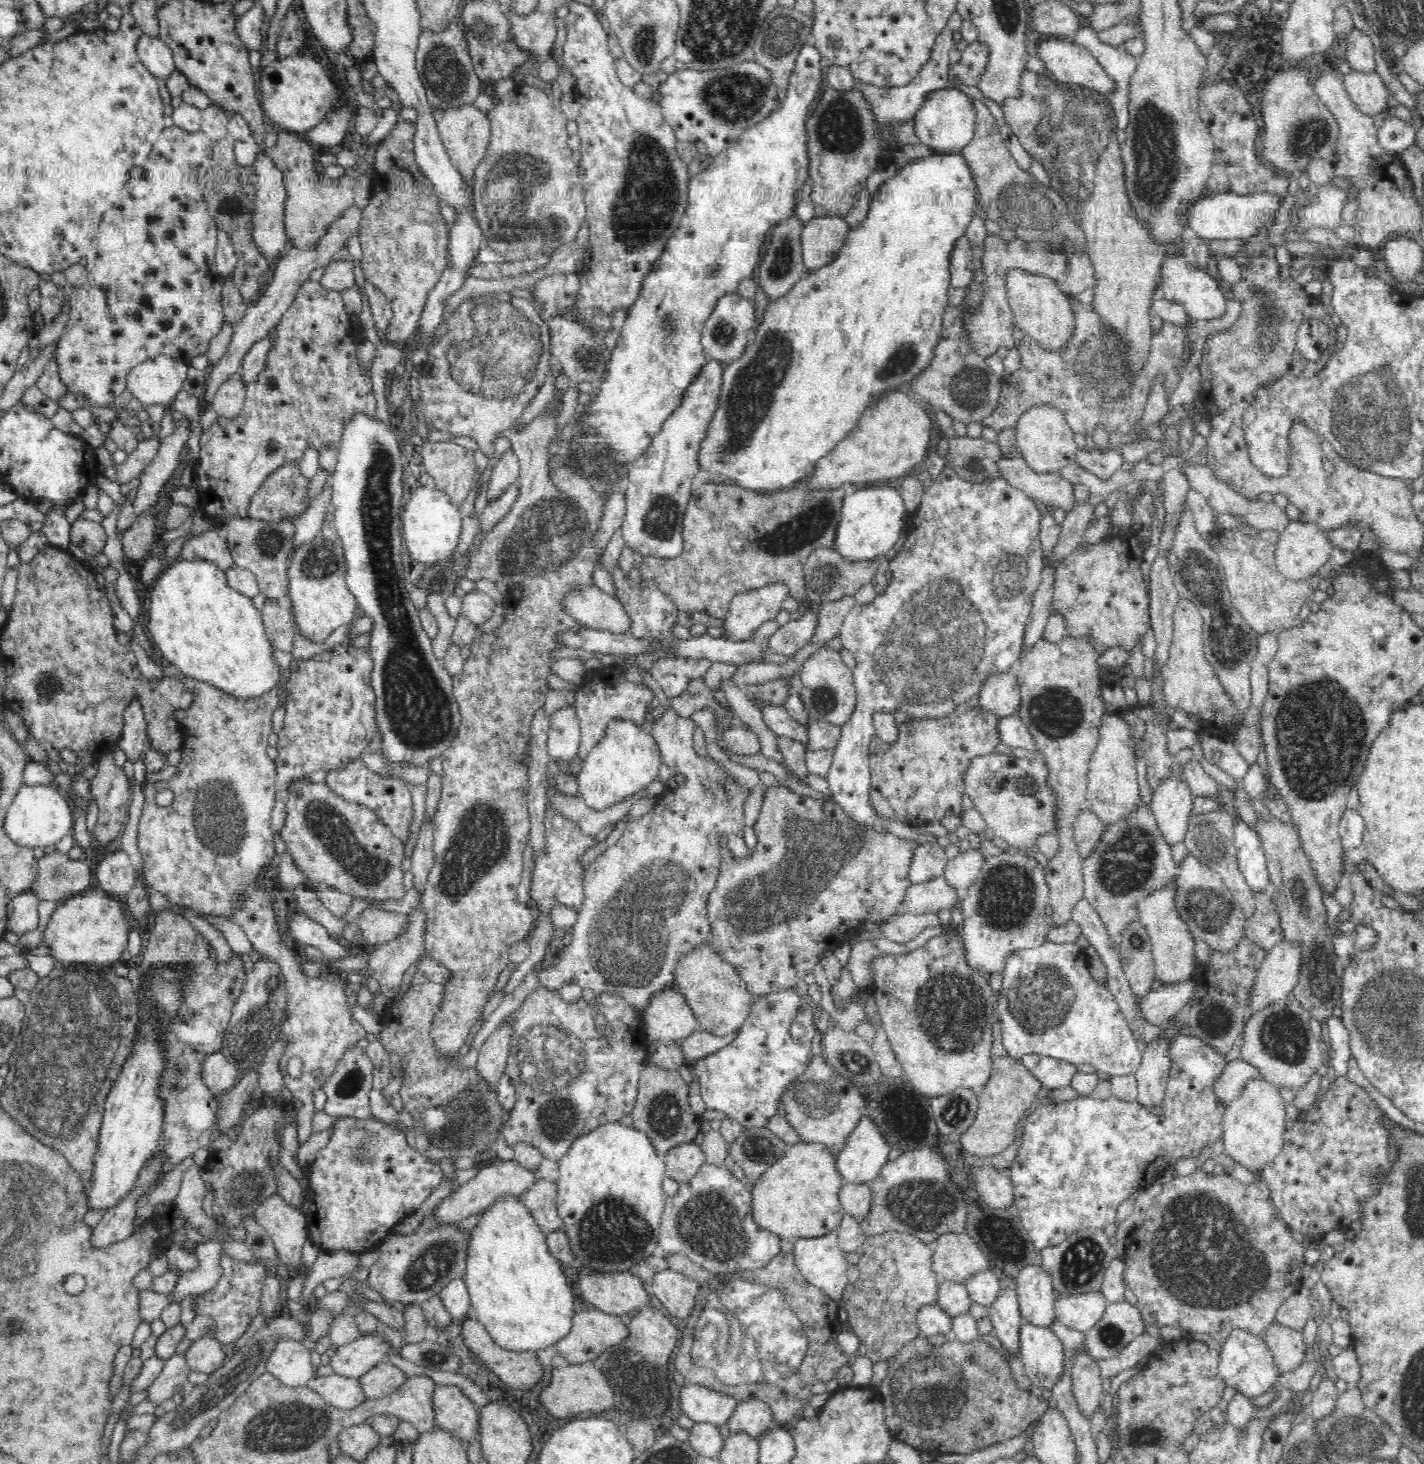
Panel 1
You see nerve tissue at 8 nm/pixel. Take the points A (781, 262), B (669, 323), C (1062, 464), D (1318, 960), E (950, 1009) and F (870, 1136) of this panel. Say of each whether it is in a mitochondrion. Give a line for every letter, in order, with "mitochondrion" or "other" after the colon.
A: mitochondrion
B: mitochondrion
C: other
D: mitochondrion
E: mitochondrion
F: other

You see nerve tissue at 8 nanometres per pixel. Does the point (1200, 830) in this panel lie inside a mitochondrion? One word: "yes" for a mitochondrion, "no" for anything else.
no

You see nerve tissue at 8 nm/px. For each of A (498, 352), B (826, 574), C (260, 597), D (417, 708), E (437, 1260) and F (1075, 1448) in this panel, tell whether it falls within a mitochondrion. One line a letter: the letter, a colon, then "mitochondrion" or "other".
A: mitochondrion
B: mitochondrion
C: other
D: mitochondrion
E: mitochondrion
F: other

